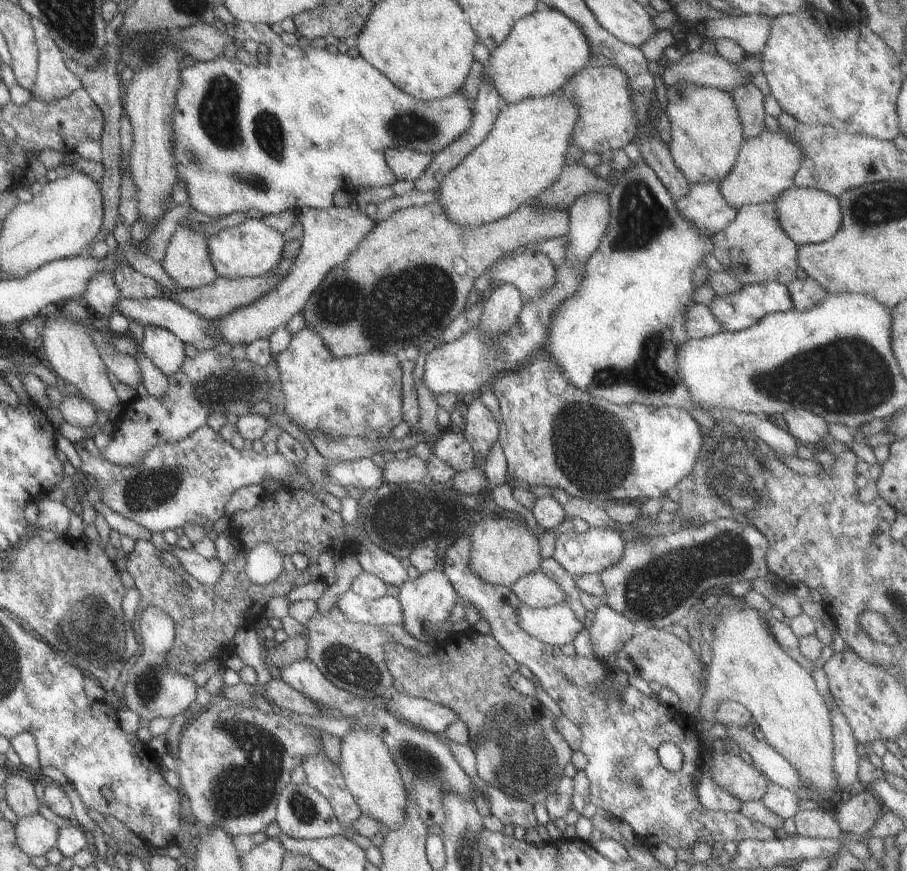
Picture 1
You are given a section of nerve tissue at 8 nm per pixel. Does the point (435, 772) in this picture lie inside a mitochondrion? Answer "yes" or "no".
yes

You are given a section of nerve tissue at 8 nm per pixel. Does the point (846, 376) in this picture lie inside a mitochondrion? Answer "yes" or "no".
yes

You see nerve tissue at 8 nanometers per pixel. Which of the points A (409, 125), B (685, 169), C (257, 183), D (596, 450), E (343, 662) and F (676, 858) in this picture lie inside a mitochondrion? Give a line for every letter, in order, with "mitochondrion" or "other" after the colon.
A: mitochondrion
B: other
C: mitochondrion
D: mitochondrion
E: mitochondrion
F: other

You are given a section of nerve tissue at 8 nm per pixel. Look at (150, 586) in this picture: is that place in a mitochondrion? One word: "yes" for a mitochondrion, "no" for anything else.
no

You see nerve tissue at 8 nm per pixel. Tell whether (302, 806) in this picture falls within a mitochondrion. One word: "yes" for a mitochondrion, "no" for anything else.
yes

